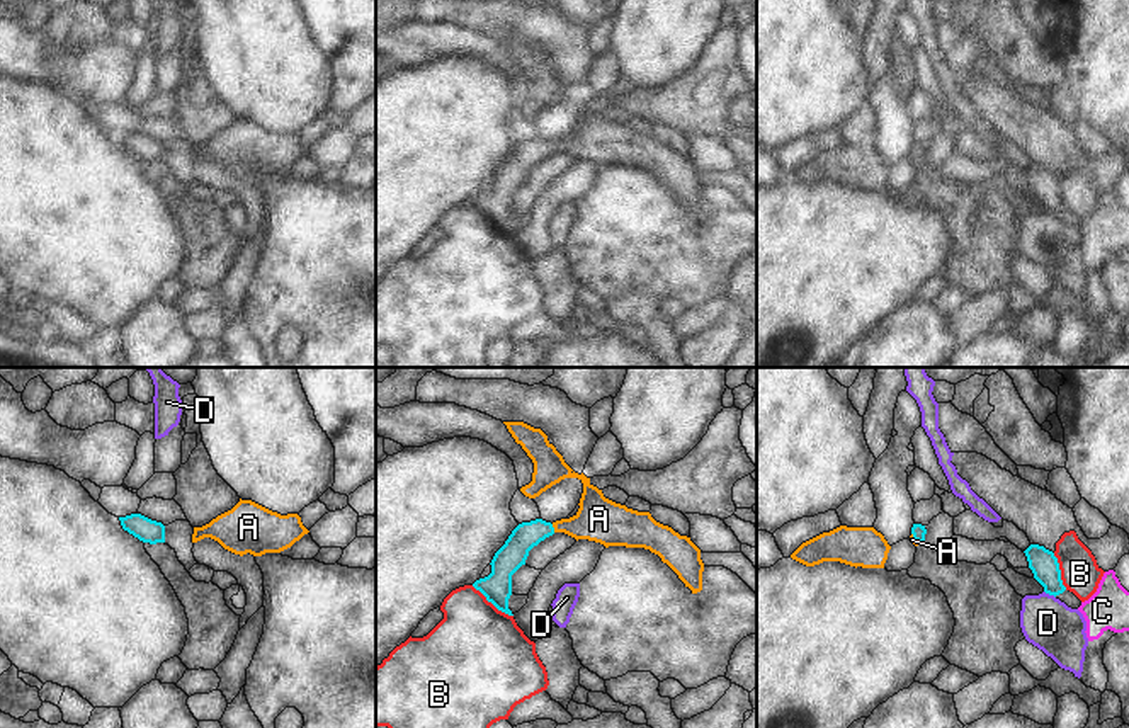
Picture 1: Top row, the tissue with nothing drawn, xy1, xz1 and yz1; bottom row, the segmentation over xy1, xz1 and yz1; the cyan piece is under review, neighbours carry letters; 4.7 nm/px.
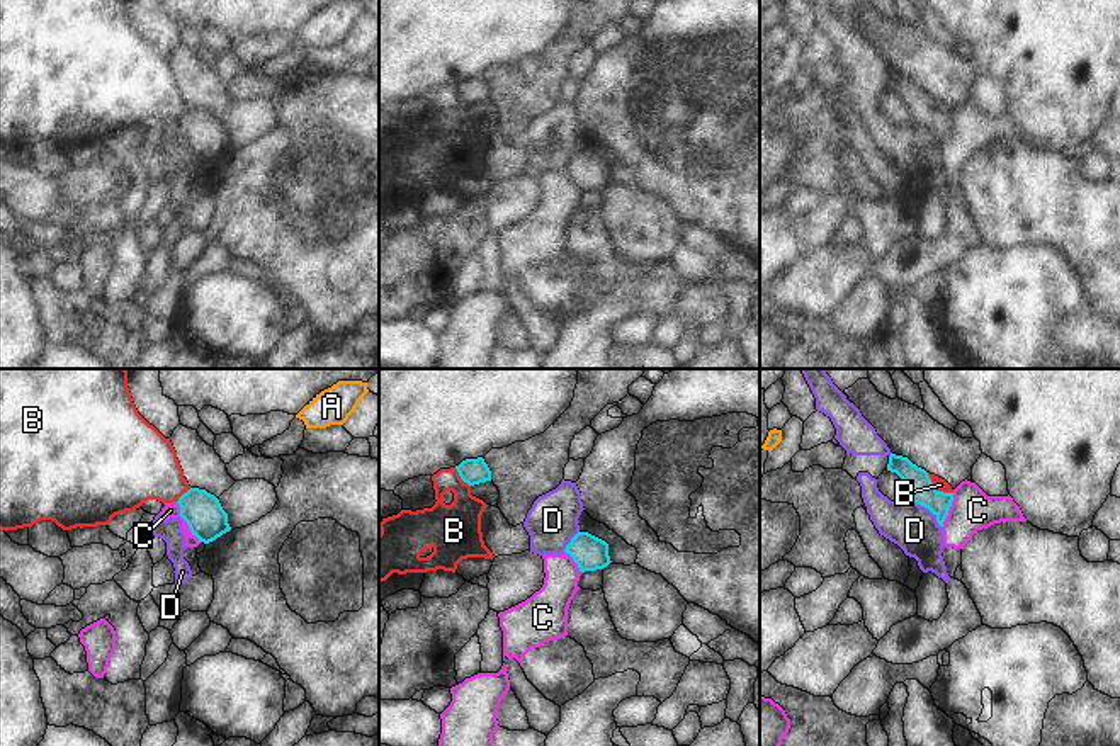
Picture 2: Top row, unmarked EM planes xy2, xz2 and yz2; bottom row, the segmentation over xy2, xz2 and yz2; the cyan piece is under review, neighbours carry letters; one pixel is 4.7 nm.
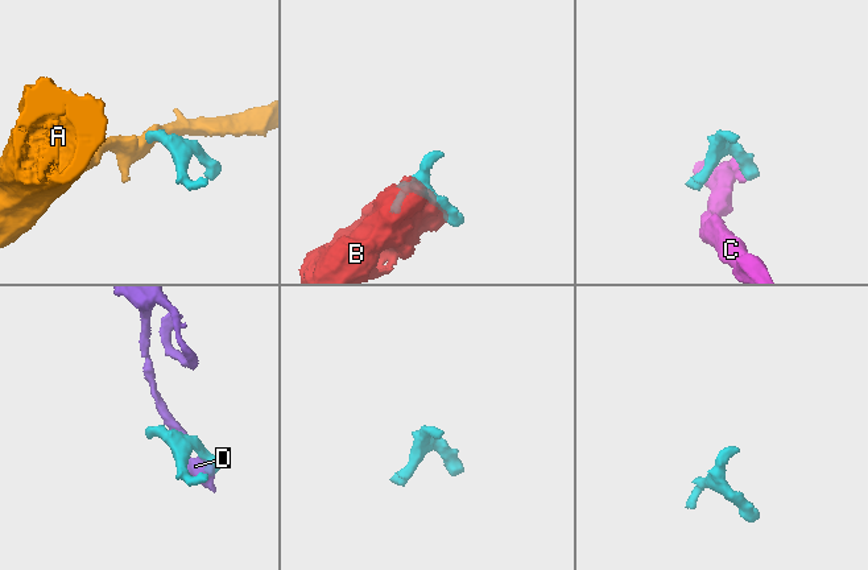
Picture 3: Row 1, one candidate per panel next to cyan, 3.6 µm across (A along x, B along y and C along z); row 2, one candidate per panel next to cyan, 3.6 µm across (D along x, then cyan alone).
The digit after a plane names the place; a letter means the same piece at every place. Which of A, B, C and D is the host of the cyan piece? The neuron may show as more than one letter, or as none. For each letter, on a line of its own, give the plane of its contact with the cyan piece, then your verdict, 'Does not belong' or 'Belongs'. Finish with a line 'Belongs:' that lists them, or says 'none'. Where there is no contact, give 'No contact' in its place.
A: Touches cyan in xz1. Belongs
B: Touches cyan in xz1. Does not belong
C: Touches cyan in xy2. Does not belong
D: Touches cyan in yz2. Does not belong
Belongs: A.

